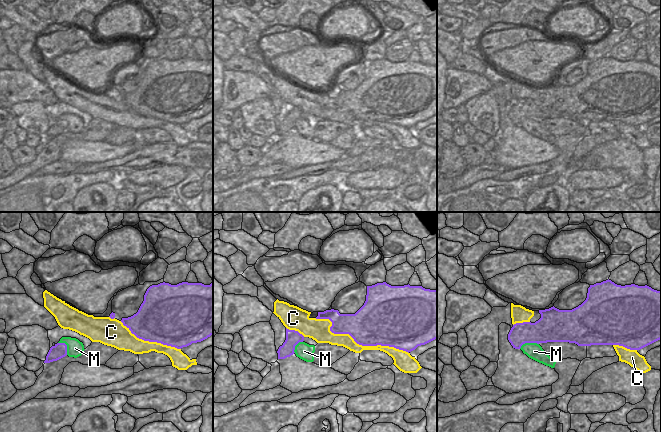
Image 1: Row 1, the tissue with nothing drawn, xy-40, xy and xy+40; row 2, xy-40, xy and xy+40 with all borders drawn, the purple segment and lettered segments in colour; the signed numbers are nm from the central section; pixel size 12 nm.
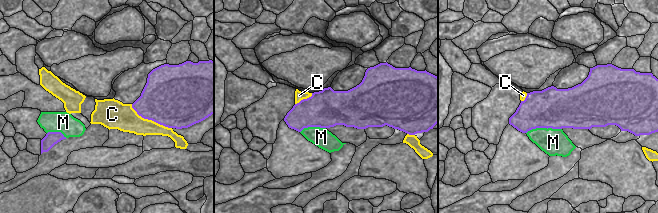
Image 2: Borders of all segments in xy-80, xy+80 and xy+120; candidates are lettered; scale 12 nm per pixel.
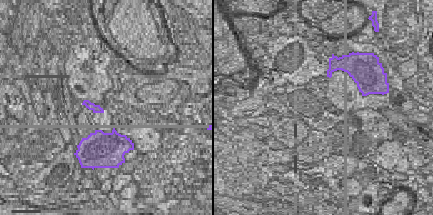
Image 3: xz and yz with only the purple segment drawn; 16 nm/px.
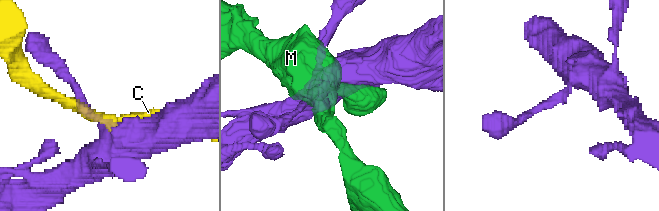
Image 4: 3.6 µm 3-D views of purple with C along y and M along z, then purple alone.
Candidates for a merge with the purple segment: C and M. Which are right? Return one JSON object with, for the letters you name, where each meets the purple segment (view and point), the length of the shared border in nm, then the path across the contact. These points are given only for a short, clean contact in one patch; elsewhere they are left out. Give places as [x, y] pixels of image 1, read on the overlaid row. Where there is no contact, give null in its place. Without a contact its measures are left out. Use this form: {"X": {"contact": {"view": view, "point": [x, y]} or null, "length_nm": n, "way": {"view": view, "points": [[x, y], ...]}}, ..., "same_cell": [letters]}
{"same_cell": []}

